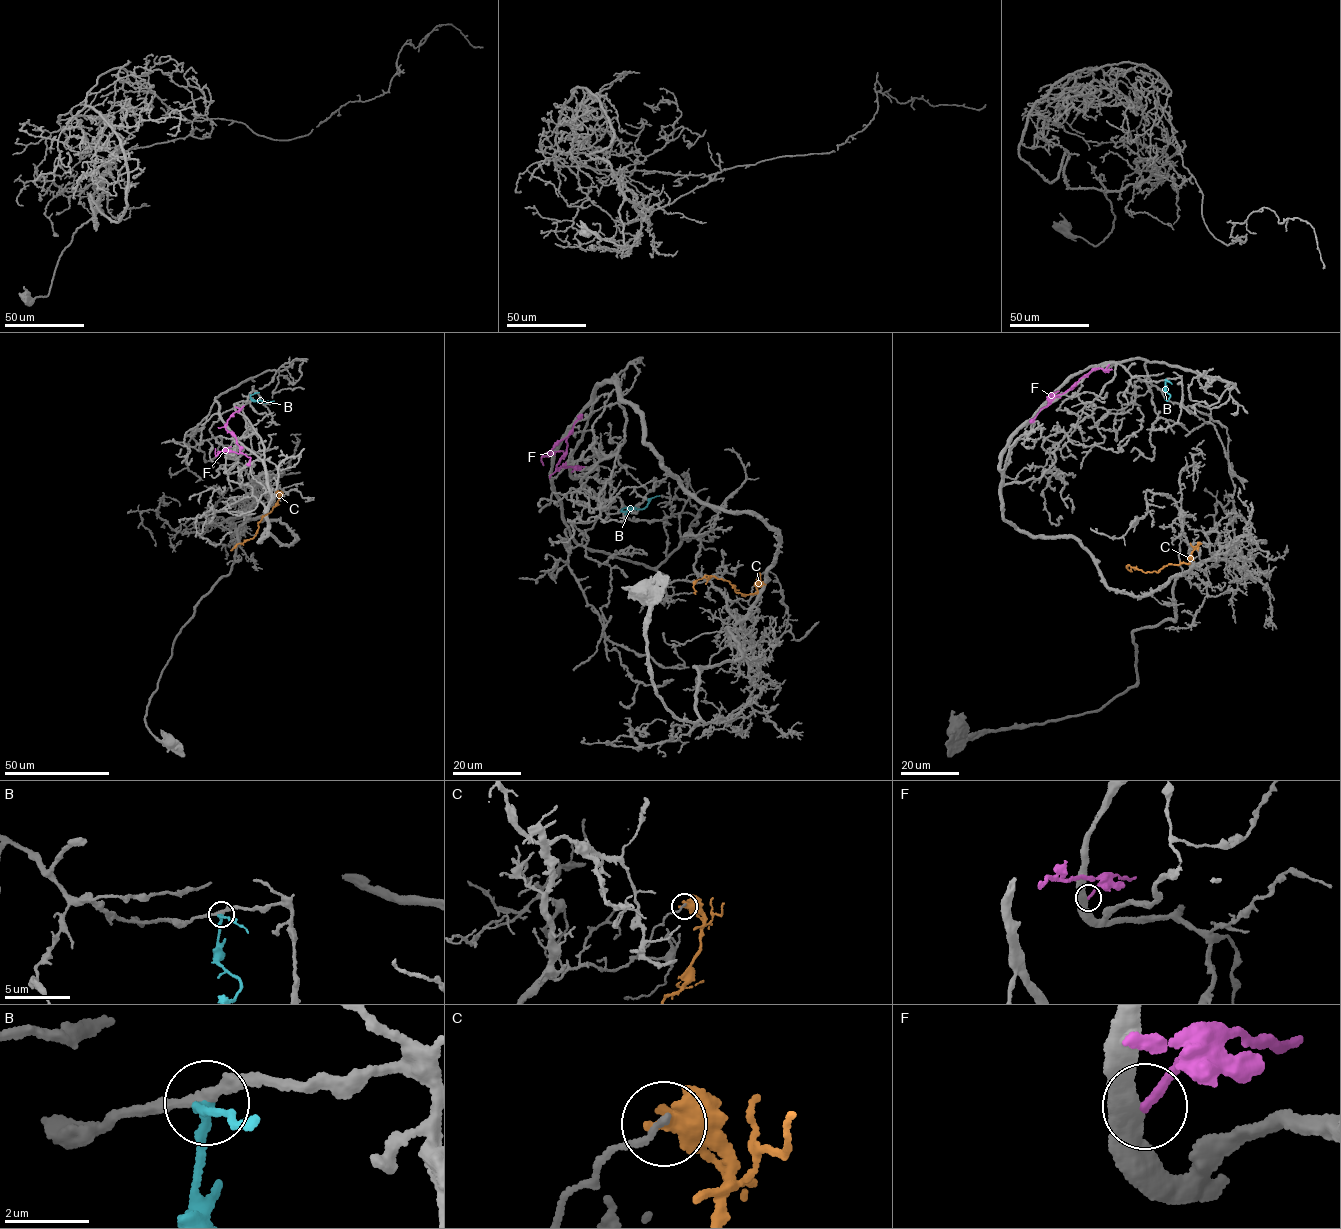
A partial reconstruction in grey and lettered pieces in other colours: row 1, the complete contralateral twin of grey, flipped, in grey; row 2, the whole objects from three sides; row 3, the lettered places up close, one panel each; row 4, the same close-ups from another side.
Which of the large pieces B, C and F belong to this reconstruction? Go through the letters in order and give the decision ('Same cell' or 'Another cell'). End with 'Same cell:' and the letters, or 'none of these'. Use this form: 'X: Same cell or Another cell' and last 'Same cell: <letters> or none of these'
B: Another cell
C: Another cell
F: Another cell
Same cell: none of these

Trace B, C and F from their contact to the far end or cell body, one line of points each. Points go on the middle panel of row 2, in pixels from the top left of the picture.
B: (621, 511), (642, 508), (651, 498), (659, 496)
C: (754, 584), (760, 581), (757, 591), (747, 595), (737, 593), (730, 582), (707, 575), (694, 583), (695, 594)
F: (572, 472), (576, 466), (559, 469), (556, 466), (566, 452), (570, 433), (541, 457), (543, 465)

